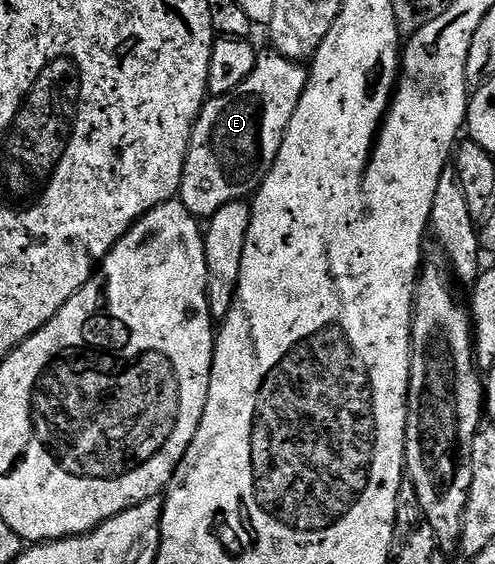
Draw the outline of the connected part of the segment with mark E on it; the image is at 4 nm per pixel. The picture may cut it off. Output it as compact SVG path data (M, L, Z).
M276 54L258 55L257 65L255 70L251 70L251 74L247 78L247 82L243 82L243 86L239 86L231 94L223 94L222 96L215 96L206 99L205 107L201 109L199 118L195 122L193 127L193 133L191 134L191 142L189 143L189 153L187 154L187 162L185 163L185 173L181 179L181 191L179 193L179 199L182 206L185 207L191 215L198 218L208 218L214 216L219 210L223 210L223 206L228 204L234 204L236 200L245 200L252 197L260 188L261 184L267 178L267 174L273 168L275 158L279 154L279 150L283 146L285 141L285 135L287 134L287 126L291 122L291 118L295 114L295 110L299 106L299 98L303 98L303 90L307 86L309 81L309 68L304 63L289 60L285 56L278 56Z

